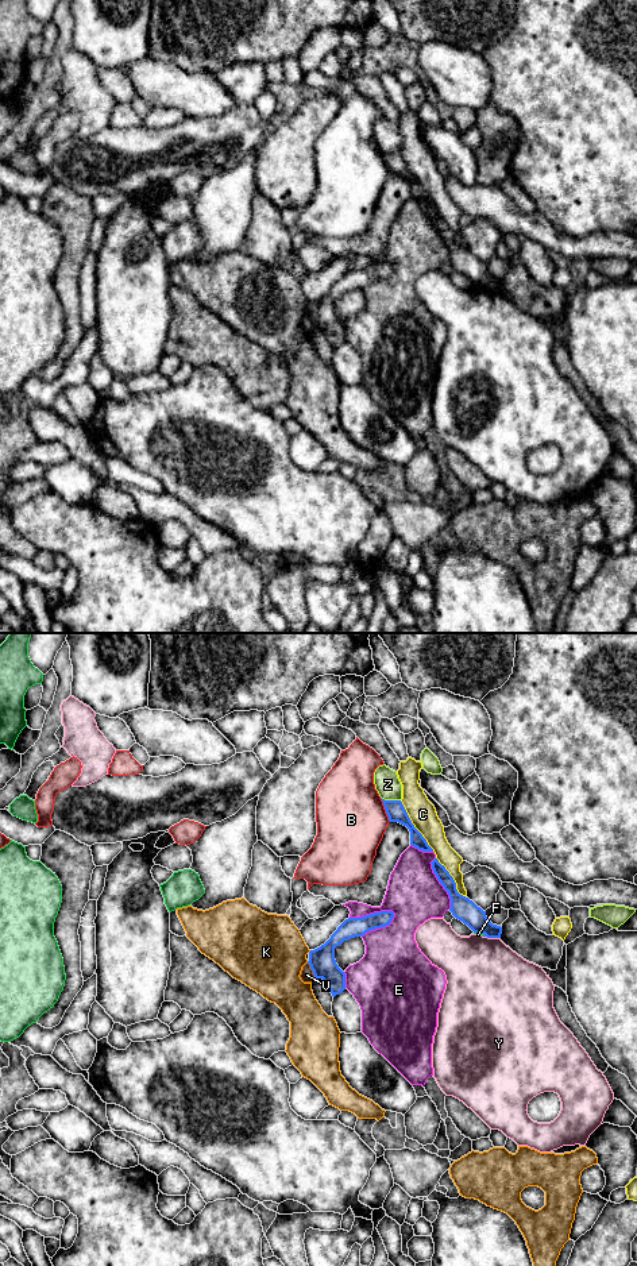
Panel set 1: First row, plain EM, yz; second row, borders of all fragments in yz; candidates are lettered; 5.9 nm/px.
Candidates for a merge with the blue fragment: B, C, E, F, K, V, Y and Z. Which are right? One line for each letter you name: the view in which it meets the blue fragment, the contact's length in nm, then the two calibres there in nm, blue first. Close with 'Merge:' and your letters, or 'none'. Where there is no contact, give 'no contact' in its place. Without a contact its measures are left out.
Merge: none

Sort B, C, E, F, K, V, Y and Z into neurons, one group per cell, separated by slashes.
B / C / E / F / K / V / Y / Z

